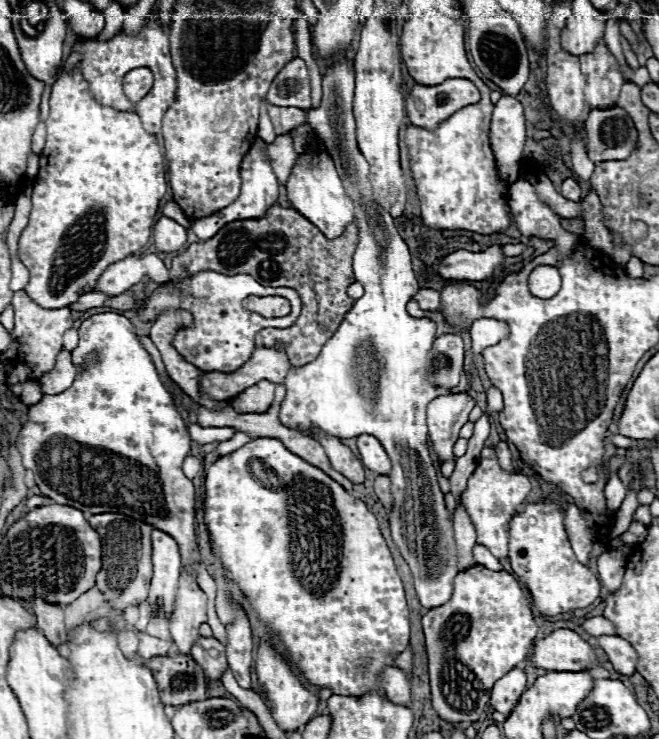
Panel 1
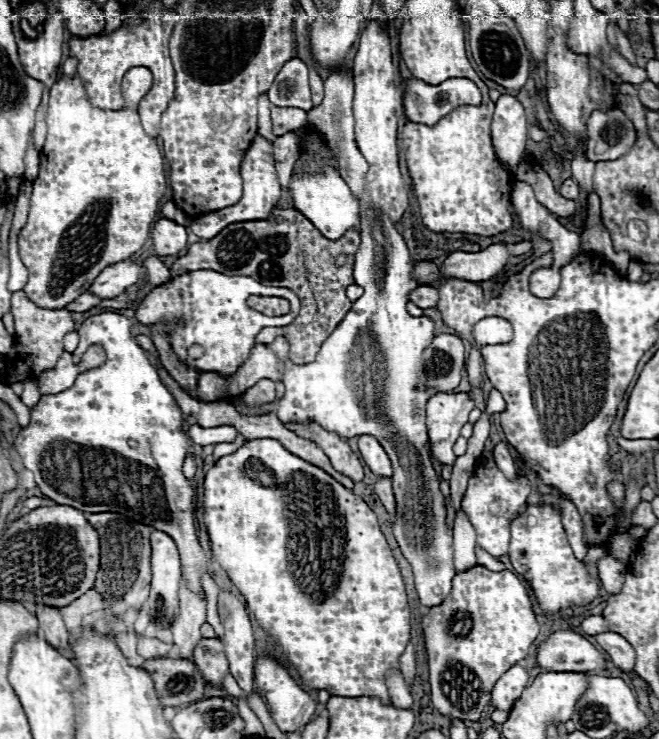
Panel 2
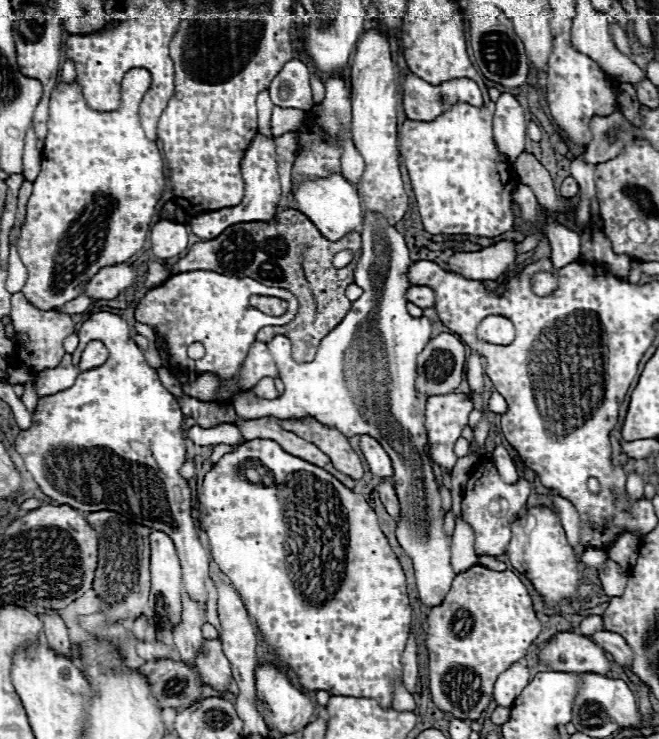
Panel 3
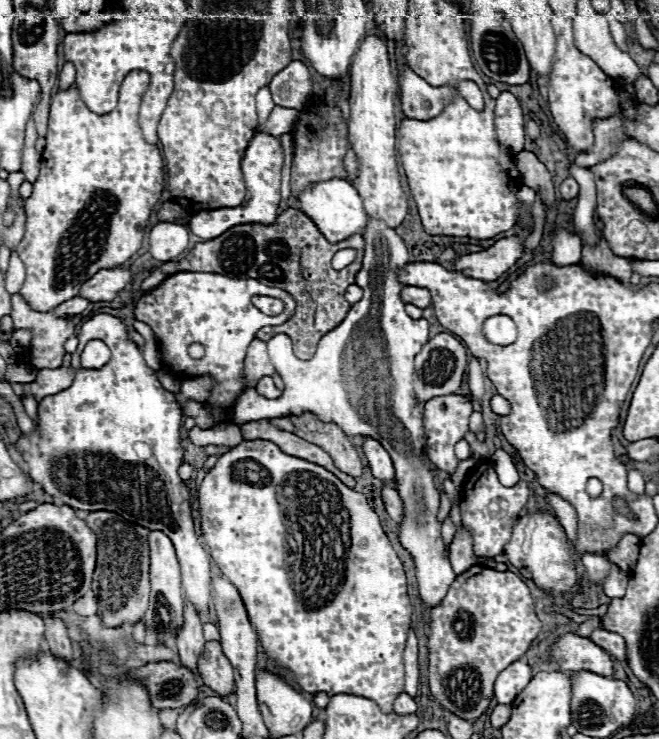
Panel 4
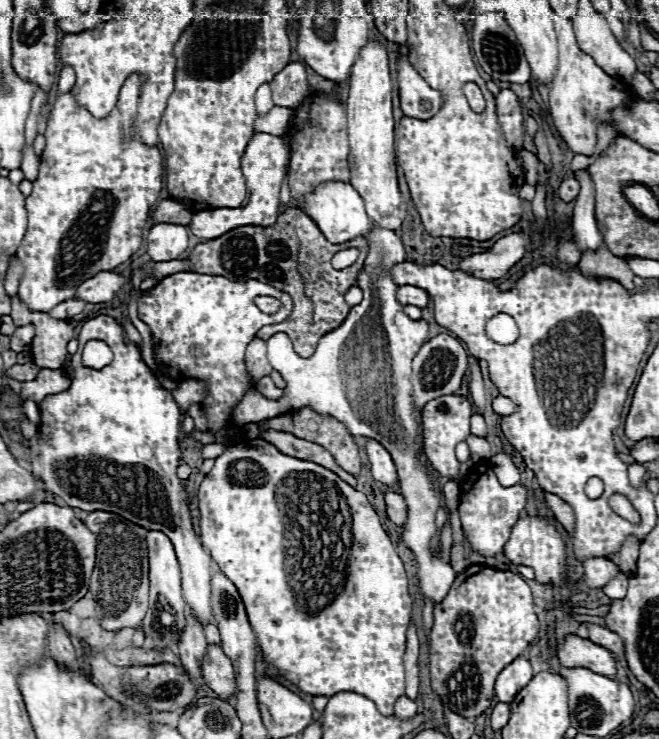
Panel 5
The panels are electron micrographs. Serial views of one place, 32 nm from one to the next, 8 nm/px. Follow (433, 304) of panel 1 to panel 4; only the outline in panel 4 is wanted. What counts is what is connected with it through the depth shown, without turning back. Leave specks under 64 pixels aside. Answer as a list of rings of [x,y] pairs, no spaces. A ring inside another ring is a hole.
[[[404,286],[404,292],[400,292],[400,298],[404,300],[404,304],[416,304],[418,308],[428,308],[432,302],[430,292],[418,286]]]

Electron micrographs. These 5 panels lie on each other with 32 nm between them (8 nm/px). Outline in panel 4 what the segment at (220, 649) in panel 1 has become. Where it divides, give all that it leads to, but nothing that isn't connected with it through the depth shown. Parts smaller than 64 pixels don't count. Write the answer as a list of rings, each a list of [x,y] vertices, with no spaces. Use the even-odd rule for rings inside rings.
[[[206,642],[204,654],[198,660],[198,672],[206,686],[210,686],[220,696],[234,692],[234,674],[230,660],[222,654],[220,642]]]

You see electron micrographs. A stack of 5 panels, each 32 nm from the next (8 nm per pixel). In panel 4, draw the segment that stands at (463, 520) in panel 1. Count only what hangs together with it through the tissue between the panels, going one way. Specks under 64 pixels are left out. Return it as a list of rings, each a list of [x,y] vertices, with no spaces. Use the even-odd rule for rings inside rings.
[[[460,526],[458,536],[450,544],[450,562],[452,562],[452,568],[456,574],[460,574],[476,564],[474,552],[472,552],[472,538],[464,526]]]

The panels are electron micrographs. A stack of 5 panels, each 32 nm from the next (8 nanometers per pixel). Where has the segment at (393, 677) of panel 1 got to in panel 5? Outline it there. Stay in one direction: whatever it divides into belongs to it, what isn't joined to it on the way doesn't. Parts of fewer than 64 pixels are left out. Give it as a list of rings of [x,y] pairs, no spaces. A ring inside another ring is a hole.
[[[402,696],[398,702],[396,702],[396,706],[394,706],[394,714],[396,714],[396,718],[400,718],[400,720],[410,720],[410,718],[414,718],[418,712],[416,712],[416,702],[414,700],[410,700],[410,698],[406,698],[406,696]]]

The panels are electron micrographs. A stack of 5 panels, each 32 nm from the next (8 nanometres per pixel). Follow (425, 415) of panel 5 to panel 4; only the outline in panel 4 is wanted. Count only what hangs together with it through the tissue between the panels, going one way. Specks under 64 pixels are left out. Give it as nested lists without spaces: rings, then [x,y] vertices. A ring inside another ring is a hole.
[[[448,394],[436,396],[424,404],[424,430],[426,430],[426,454],[430,462],[444,474],[452,476],[458,466],[458,458],[454,456],[454,446],[468,432],[468,418],[472,414],[472,402],[466,396]]]

